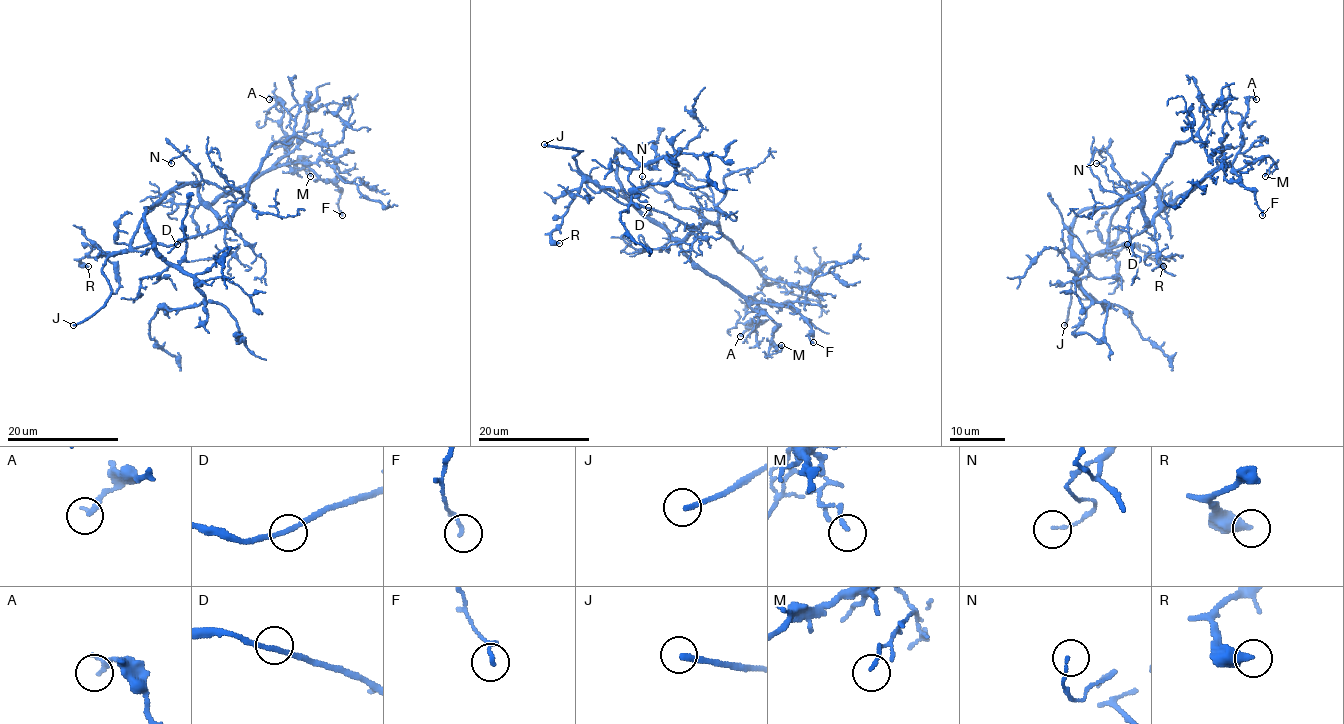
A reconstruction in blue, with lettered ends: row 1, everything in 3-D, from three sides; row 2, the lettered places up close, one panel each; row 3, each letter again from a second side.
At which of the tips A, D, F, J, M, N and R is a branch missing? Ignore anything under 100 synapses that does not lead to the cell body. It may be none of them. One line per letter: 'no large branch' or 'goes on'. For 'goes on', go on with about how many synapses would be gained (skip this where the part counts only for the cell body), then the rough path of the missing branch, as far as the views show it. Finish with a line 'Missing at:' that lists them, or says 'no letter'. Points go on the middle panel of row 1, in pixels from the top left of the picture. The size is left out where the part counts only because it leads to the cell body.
A: no large branch
D: no large branch
F: no large branch
J: goes on
M: no large branch
N: no large branch
R: no large branch
Missing at: J

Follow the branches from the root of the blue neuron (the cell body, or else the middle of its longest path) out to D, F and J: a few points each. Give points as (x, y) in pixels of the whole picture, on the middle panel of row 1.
D: (645, 215), (665, 230), (669, 239), (683, 239), (691, 230), (681, 222), (648, 207)
F: (645, 215), (698, 265), (748, 300), (790, 304), (811, 328), (809, 339), (813, 342)
J: (645, 215), (613, 190), (595, 185), (577, 167), (573, 157), (581, 150), (544, 144)

